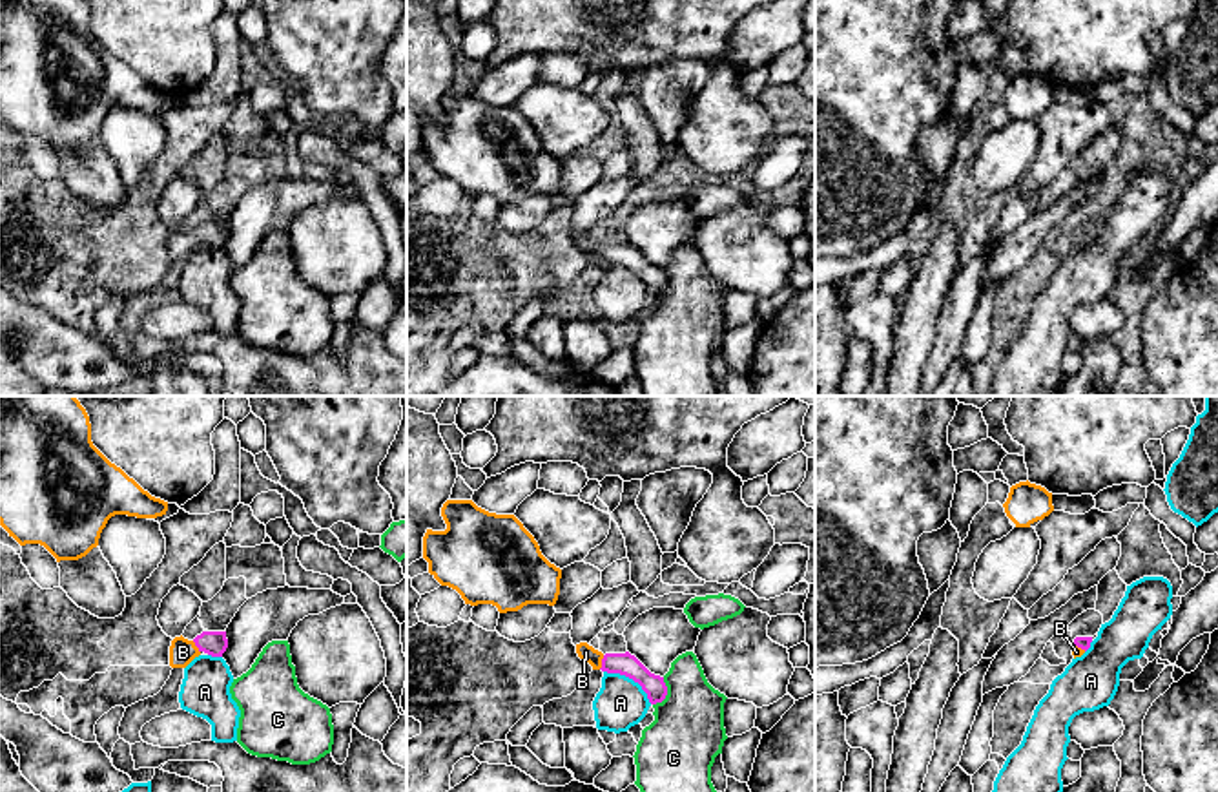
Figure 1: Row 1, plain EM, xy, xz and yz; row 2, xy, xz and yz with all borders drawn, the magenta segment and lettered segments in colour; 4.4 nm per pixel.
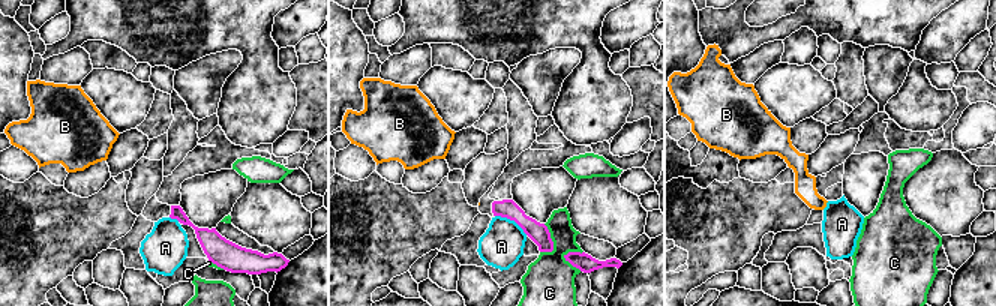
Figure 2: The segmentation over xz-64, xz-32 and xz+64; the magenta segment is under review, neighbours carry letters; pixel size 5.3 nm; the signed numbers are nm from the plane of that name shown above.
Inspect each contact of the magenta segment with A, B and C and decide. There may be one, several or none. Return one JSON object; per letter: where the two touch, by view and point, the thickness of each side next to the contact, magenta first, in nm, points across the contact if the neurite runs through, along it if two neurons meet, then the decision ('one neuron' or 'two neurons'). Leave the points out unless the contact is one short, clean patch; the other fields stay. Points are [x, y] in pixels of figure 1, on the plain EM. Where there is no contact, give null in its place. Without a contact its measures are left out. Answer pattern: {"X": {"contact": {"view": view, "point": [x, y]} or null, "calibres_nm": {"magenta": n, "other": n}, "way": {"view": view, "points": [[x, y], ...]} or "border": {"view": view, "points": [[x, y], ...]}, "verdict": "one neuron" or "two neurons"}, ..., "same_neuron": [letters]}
{"A": {"contact": {"view": "xz", "point": [631, 269]}, "calibres_nm": {"magenta": 100, "other": 220}, "border": {"view": "xz", "points": [[604, 261], [633, 270], [651, 294]]}, "verdict": "two neurons"}, "B": {"contact": {"view": "xz", "point": [602, 254]}, "calibres_nm": {"magenta": 100, "other": 70}, "way": {"view": "xz", "points": [[628, 256], [602, 254], [586, 243]]}, "verdict": "one neuron"}, "C": {"contact": {"view": "xz", "point": [666, 285]}, "calibres_nm": {"magenta": 100, "other": 320}, "border": {"view": "xz", "points": [[664, 269], [666, 287], [653, 296]]}, "verdict": "two neurons"}, "same_neuron": ["B"]}

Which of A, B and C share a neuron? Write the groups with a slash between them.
A / B / C

